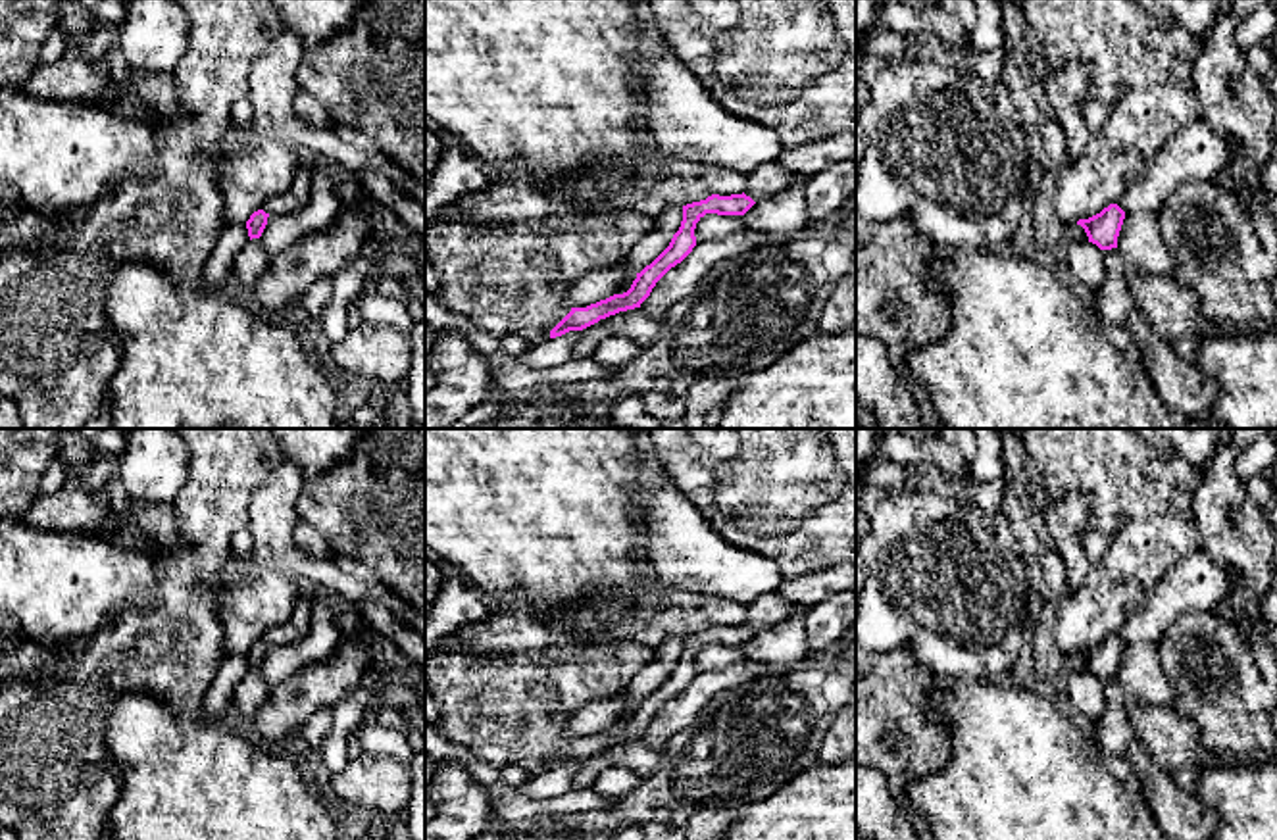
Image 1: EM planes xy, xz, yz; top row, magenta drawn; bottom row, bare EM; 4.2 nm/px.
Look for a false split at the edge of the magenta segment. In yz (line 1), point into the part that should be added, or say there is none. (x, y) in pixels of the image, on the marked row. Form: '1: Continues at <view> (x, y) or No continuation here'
1: No continuation here

